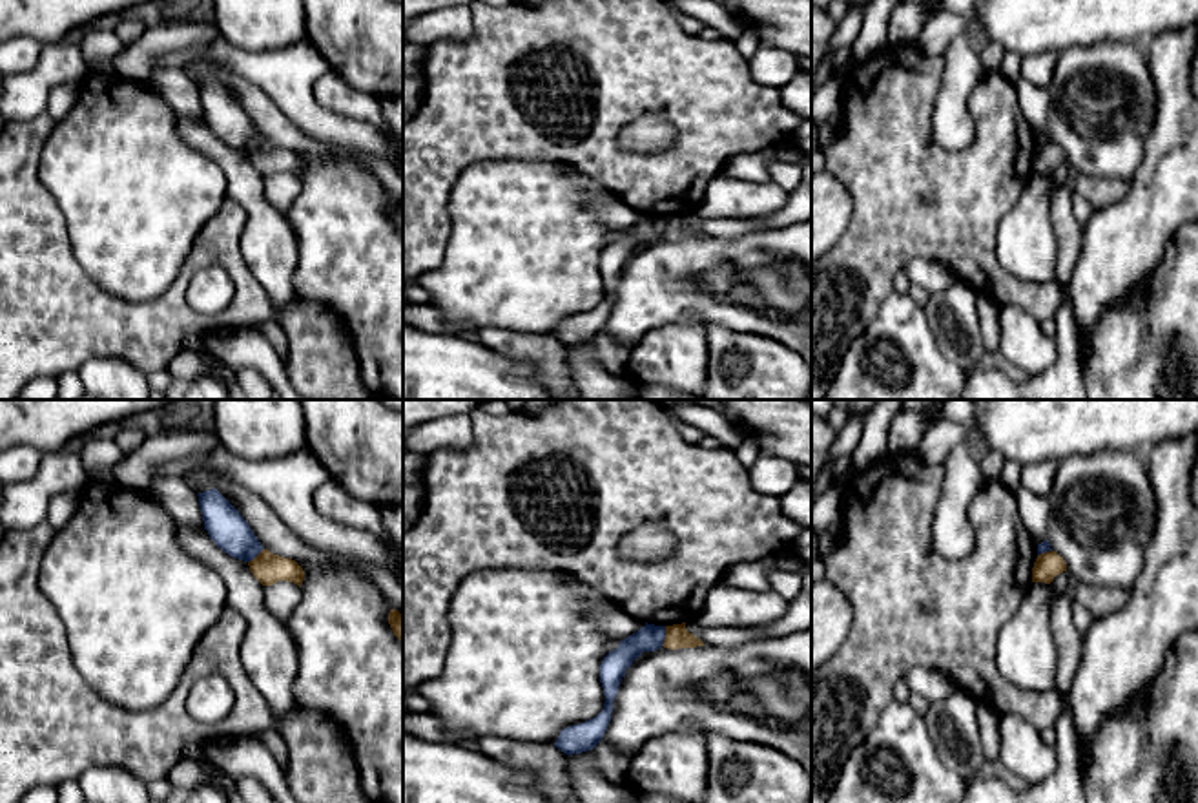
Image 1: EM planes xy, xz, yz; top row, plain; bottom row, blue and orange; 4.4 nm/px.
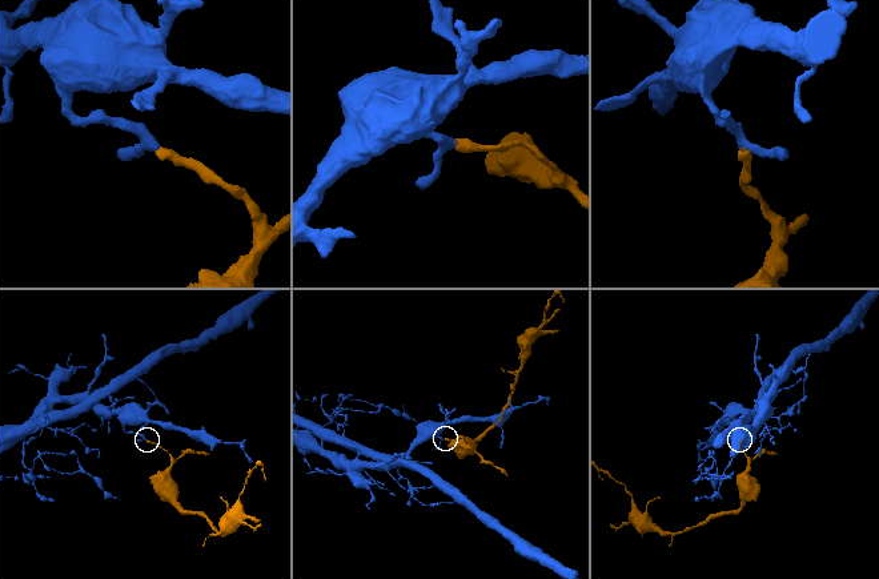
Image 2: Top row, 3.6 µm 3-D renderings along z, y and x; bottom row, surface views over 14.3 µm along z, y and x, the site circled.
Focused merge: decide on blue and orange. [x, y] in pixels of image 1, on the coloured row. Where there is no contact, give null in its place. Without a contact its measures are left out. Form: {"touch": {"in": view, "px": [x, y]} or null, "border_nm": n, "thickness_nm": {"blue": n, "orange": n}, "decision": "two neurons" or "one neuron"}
{"touch": {"in": "xz", "px": [664, 636]}, "border_nm": 90, "thickness_nm": {"blue": 120, "orange": 100}, "decision": "two neurons"}

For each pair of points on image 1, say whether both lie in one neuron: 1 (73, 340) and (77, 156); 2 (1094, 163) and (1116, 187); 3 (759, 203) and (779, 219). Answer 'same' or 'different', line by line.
1: different
2: different
3: different

